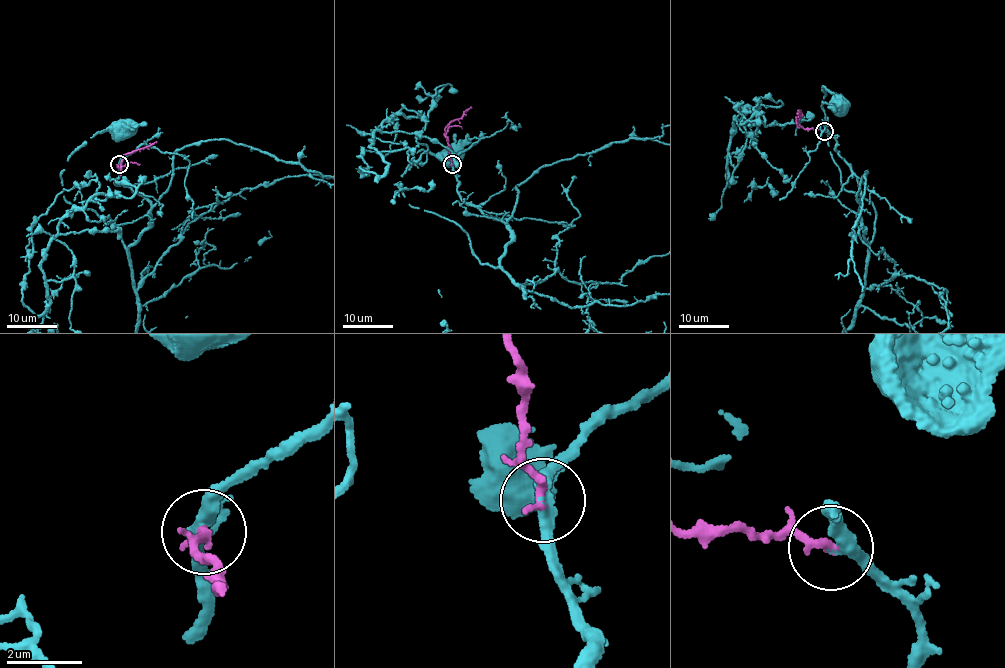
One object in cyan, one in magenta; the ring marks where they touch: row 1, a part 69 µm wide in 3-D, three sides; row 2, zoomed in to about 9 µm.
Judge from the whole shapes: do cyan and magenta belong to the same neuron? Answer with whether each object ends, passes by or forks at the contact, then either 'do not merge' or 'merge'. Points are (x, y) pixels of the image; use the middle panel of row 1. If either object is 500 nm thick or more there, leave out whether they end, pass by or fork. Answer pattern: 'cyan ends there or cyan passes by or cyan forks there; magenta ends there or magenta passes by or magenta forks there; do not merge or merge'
cyan passes by; magenta ends there; merge

